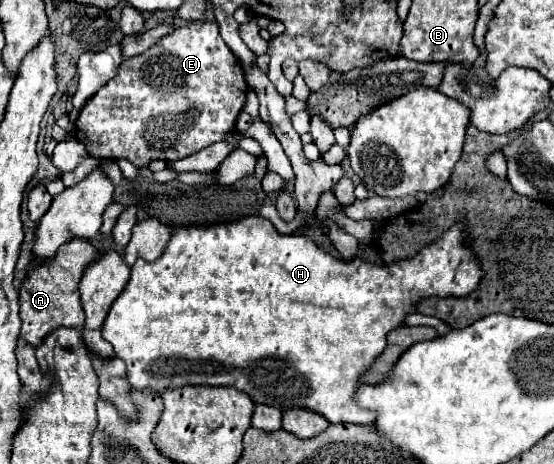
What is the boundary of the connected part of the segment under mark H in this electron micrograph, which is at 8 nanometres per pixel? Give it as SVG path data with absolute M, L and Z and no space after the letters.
M246 215L246 217L230 221L230 223L218 223L218 225L208 225L208 227L196 227L196 225L184 227L182 225L172 233L164 253L156 261L148 263L148 261L140 259L134 263L130 281L126 283L124 291L118 295L118 299L110 307L110 313L102 325L102 335L114 347L116 357L120 357L126 363L126 379L128 379L132 389L138 389L138 391L154 389L158 393L164 389L176 389L176 387L186 387L186 385L218 385L218 387L230 385L230 387L236 387L236 389L248 393L248 397L254 403L266 403L266 405L278 407L282 411L292 409L292 407L304 407L304 409L318 411L330 423L368 425L374 421L372 417L376 417L376 415L372 411L360 409L354 403L352 395L354 395L354 389L360 385L358 383L360 373L384 351L386 333L404 325L404 317L408 313L416 311L416 303L422 297L430 297L430 295L464 297L478 287L482 271L480 271L478 263L472 259L470 249L464 247L464 241L460 235L462 235L462 225L456 225L452 229L448 229L444 235L440 235L432 245L426 245L416 257L404 259L400 263L390 263L390 265L378 267L378 265L366 263L362 259L354 259L352 263L346 263L334 255L324 253L310 237L282 235L262 215Z

